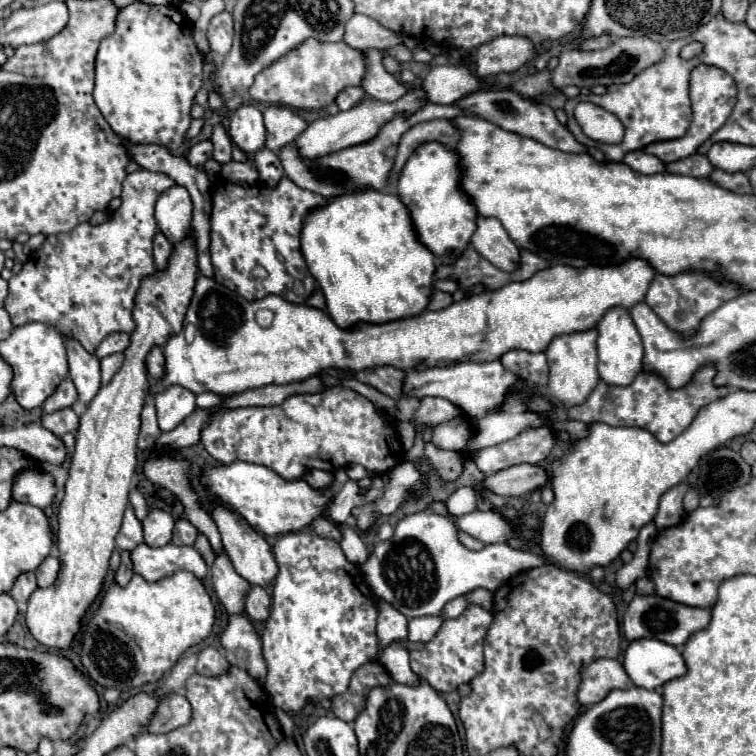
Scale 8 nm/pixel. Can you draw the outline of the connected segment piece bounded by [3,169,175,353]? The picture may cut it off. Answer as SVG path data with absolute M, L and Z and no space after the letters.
M141 169L137 173L127 175L123 181L121 207L113 213L113 217L101 225L81 223L69 233L63 235L47 235L45 243L29 257L23 265L21 273L13 275L9 281L9 295L5 299L5 311L11 317L15 327L39 321L53 325L61 335L77 339L85 351L95 353L97 345L113 331L133 331L135 323L131 319L133 299L139 289L139 283L145 275L155 273L153 261L153 235L157 231L157 223L153 217L157 197L175 185L175 181L163 173L153 173Z

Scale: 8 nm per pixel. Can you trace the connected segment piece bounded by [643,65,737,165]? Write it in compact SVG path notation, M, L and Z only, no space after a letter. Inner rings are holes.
M699 65L699 67L695 67L690 79L690 100L693 123L691 123L687 135L681 137L681 139L651 143L643 151L645 153L651 153L651 155L657 155L665 165L667 163L673 163L677 159L683 159L683 157L693 155L697 151L697 147L705 139L709 139L711 133L715 133L729 119L729 115L733 111L733 105L735 105L735 95L737 95L737 87L735 87L731 75L727 75L723 69L717 69L717 67L711 67L711 65Z

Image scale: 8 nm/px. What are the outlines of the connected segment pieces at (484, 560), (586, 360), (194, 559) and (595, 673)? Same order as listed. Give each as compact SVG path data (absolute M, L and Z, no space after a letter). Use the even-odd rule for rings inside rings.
M419 511L401 519L389 541L375 545L369 559L361 565L361 571L379 599L387 601L407 619L415 619L441 615L443 607L451 599L477 587L495 591L507 579L519 575L521 571L541 567L543 563L545 559L541 555L513 549L507 543L485 545L481 551L469 551L459 543L457 527L451 519Z
M595 329L581 331L581 333L571 333L571 335L561 335L561 337L553 339L549 349L545 351L547 361L549 361L547 393L549 393L551 399L555 399L565 409L581 405L599 383L595 339L597 339L597 331Z
M141 543L131 551L131 563L133 571L151 583L171 577L181 569L191 571L199 579L207 575L207 565L193 547L179 547L173 543L163 547L147 547Z
M597 659L581 671L579 703L591 707L603 701L613 689L627 689L631 685L625 667L617 659Z

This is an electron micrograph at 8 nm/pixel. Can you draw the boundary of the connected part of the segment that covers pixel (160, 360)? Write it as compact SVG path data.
M153 347L151 353L147 355L147 373L157 381L163 379L163 375L165 375L165 355L163 355L161 347Z

